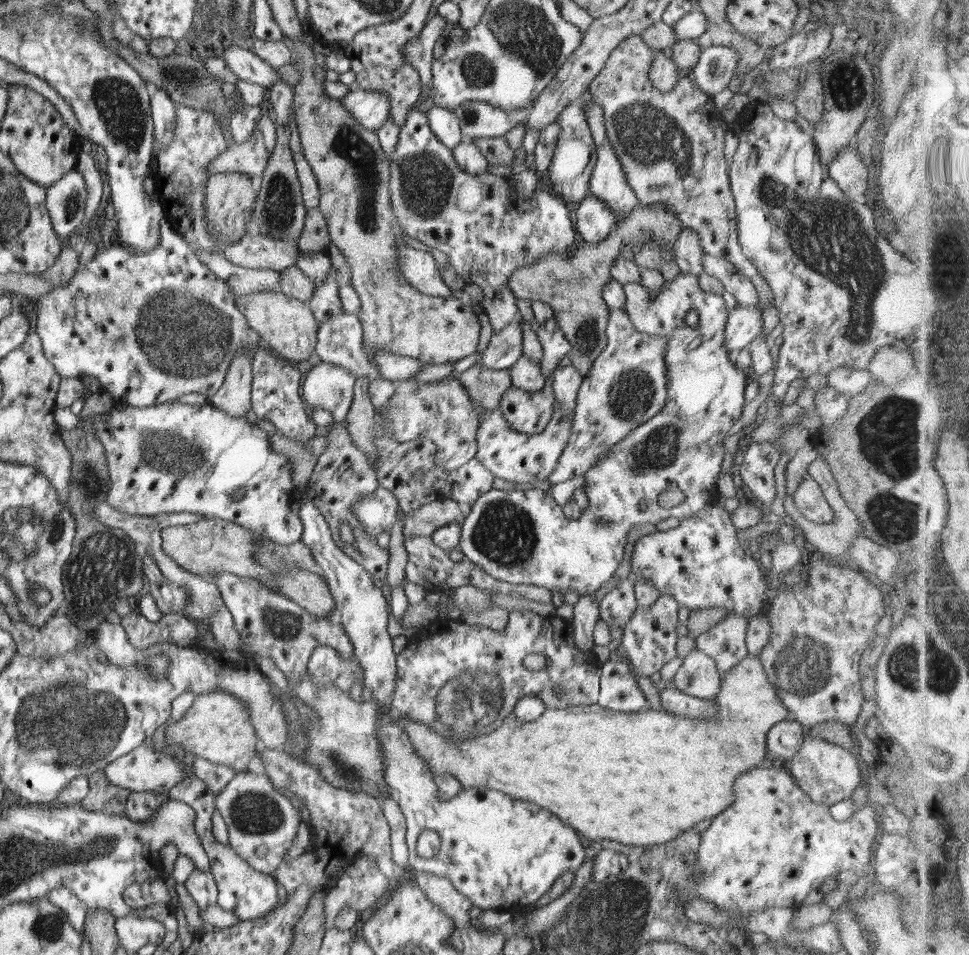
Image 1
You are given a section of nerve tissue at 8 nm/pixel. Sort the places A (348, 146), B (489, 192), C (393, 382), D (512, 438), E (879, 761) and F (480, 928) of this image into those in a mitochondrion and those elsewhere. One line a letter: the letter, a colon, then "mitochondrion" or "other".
A: mitochondrion
B: other
C: other
D: other
E: other
F: other

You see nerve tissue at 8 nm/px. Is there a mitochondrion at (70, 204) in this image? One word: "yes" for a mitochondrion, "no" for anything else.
yes

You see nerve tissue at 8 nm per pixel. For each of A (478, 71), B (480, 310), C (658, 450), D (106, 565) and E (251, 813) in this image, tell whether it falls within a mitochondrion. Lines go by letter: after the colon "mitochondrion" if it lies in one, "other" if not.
A: mitochondrion
B: other
C: mitochondrion
D: mitochondrion
E: mitochondrion

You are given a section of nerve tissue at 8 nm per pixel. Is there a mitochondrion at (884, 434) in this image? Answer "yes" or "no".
yes

